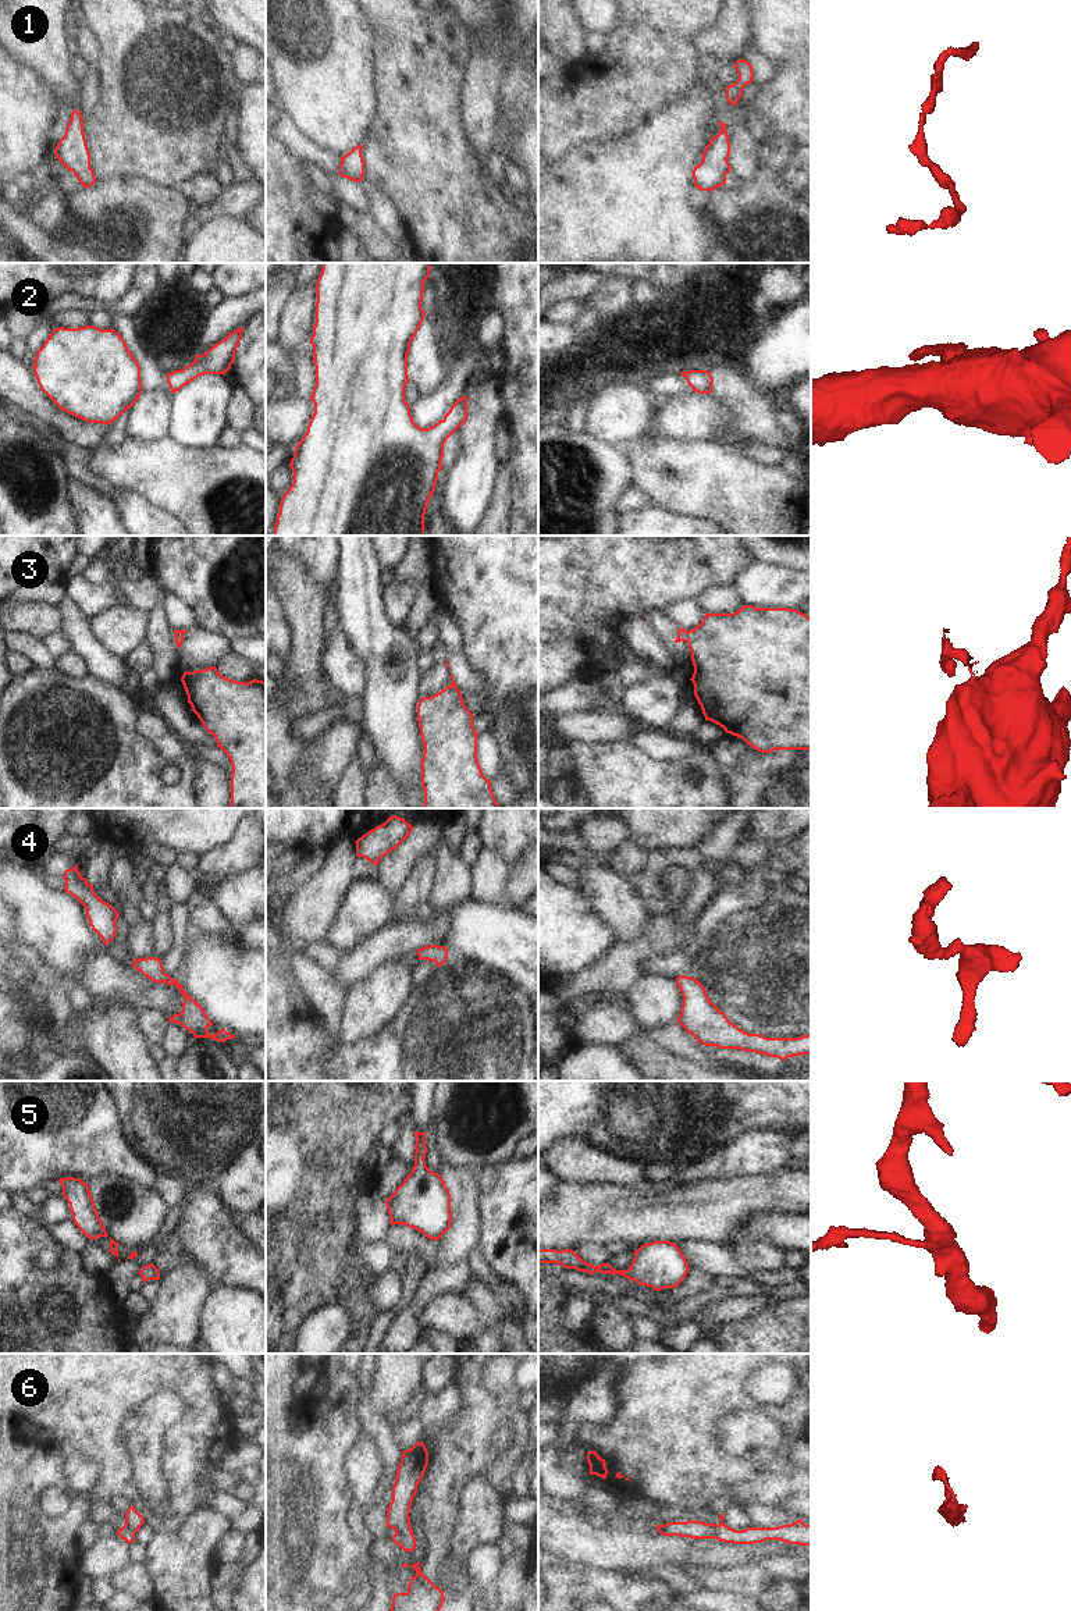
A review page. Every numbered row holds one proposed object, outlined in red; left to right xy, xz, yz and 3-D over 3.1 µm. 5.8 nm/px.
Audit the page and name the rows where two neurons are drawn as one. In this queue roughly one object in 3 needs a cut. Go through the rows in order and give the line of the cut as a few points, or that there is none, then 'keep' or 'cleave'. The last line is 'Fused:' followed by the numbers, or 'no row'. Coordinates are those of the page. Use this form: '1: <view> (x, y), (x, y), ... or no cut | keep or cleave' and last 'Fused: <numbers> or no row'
1: no cut | keep
2: no cut | keep
3: yz (689, 632), (686, 642) | cleave
4: no cut | keep
5: no cut | keep
6: yz (722, 1522), (714, 1537) | cleave
Fused: 3, 6

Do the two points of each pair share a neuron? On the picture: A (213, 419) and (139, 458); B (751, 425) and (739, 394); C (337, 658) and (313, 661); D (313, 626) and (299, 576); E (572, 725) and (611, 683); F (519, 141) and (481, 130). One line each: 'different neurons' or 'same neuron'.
A: different neurons
B: same neuron
C: different neurons
D: same neuron
E: same neuron
F: different neurons

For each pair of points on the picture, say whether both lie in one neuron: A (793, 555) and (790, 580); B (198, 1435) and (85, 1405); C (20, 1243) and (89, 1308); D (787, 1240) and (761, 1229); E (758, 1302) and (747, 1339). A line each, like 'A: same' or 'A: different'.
A: different
B: same
C: same
D: same
E: different

